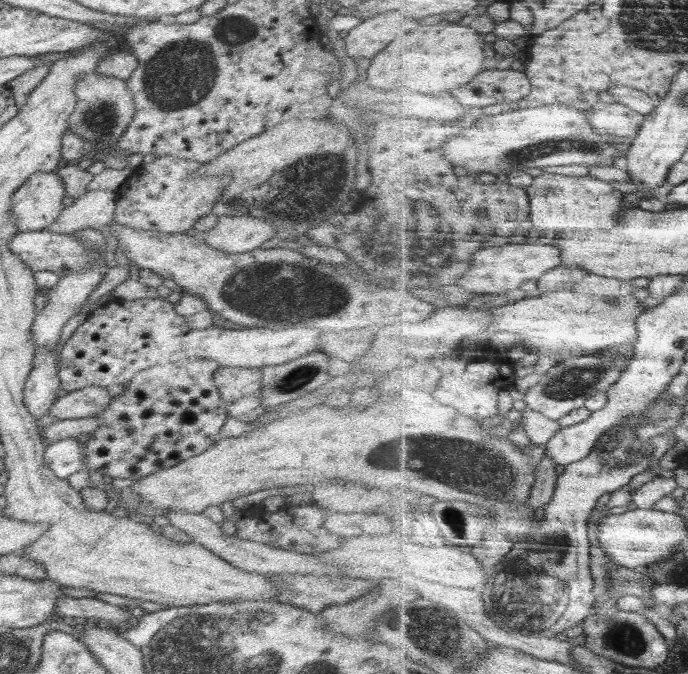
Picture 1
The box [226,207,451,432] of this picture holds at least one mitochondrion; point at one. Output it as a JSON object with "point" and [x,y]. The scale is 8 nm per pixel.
{"point":[304,373]}

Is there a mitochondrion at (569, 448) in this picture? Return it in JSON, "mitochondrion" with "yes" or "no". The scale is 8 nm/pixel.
{"mitochondrion":"no"}

